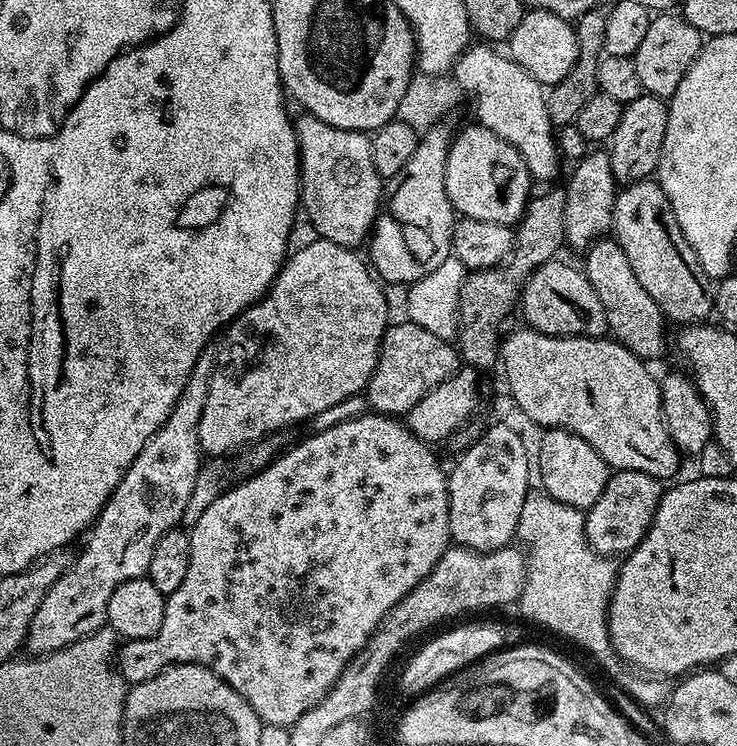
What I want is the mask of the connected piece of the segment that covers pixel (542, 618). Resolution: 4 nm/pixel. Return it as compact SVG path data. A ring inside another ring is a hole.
M529 491L522 506L522 518L516 527L516 536L526 549L528 561L518 609L526 619L573 640L578 647L597 656L610 671L616 672L622 664L612 651L612 639L608 633L608 603L616 585L618 564L615 559L592 549L584 533L584 518L585 513L579 508L564 505L543 491Z

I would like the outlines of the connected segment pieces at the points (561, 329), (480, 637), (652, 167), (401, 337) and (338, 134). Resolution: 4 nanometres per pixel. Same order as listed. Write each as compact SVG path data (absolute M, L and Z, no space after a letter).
M560 263L542 264L532 272L518 305L519 311L524 311L523 323L547 336L603 337L608 332L606 310L602 310L590 278L577 265L575 268L572 264Z
M470 622L448 630L430 639L407 662L398 682L400 694L406 700L416 699L454 676L461 669L467 668L474 661L499 651L504 645L517 643L521 639L519 636L516 627L510 624L505 626L502 622Z
M641 94L638 98L634 98L634 102L624 105L618 130L614 130L612 139L606 144L610 170L617 185L623 186L649 179L659 169L667 121L668 105L661 97Z
M409 322L393 323L384 331L380 357L368 379L367 407L386 416L403 417L411 408L418 406L418 402L422 402L422 398L426 398L426 394L430 394L434 386L453 376L461 364L457 349L449 341L430 334L422 326Z
M307 114L297 115L294 127L300 153L300 204L303 215L304 212L308 215L316 231L313 233L319 239L359 249L371 237L386 195L385 181L378 170L374 170L371 135L342 130Z

